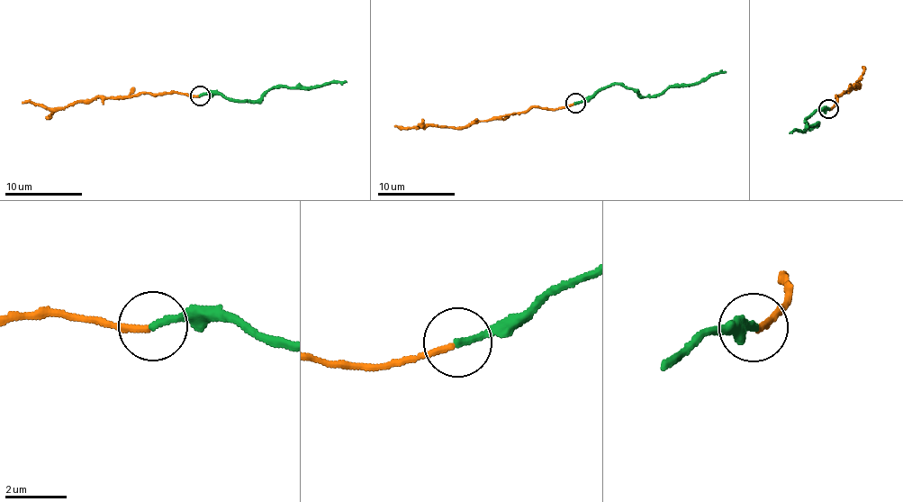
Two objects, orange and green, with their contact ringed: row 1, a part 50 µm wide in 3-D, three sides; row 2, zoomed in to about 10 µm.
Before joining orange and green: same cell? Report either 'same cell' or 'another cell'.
another cell

